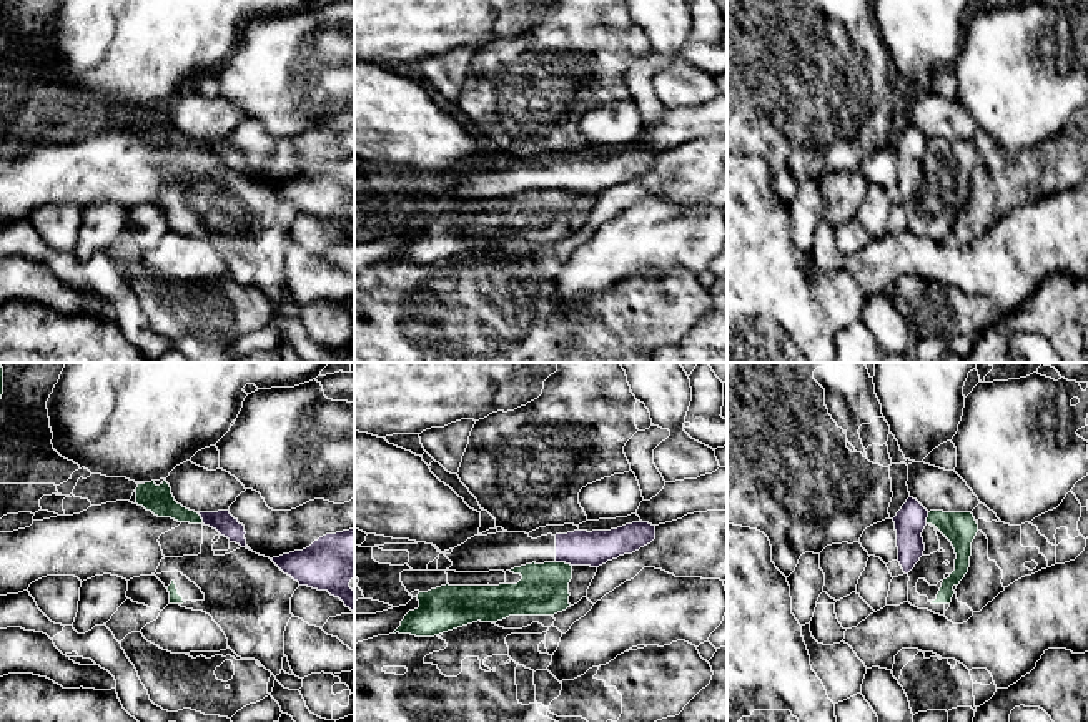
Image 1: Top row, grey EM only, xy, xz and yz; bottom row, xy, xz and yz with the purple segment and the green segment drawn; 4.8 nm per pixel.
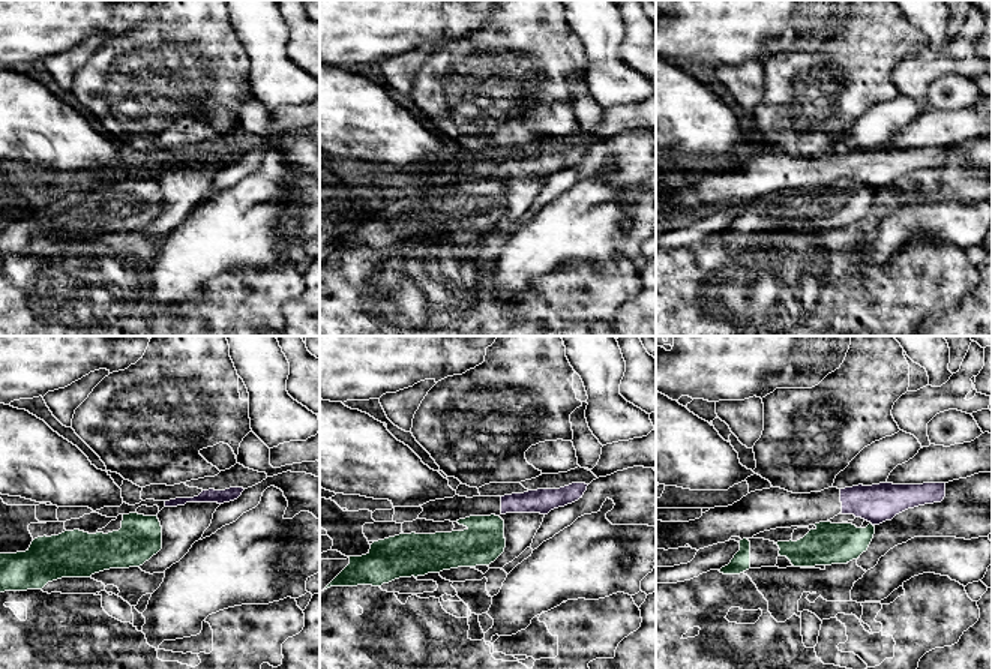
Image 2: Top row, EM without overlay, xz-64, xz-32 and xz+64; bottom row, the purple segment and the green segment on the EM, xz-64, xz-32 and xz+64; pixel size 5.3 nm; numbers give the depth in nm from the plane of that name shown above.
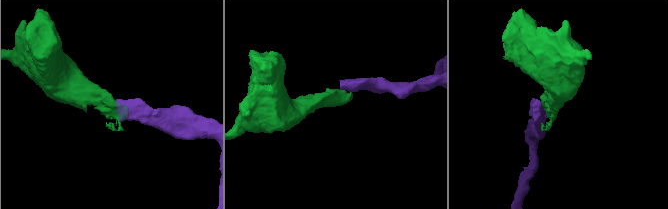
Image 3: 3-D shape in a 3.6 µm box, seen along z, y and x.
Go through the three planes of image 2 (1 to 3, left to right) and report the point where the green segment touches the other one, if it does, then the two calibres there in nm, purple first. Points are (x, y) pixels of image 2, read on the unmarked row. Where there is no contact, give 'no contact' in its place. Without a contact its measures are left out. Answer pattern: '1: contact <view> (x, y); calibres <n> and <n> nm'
1: no contact
2: no contact
3: no contact

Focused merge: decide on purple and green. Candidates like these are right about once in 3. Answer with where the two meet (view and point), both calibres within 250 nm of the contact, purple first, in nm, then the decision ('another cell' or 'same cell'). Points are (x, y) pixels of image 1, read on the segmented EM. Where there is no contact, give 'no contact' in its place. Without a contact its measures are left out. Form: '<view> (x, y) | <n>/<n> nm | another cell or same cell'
xz (564, 561) | 170/240 nm | another cell

